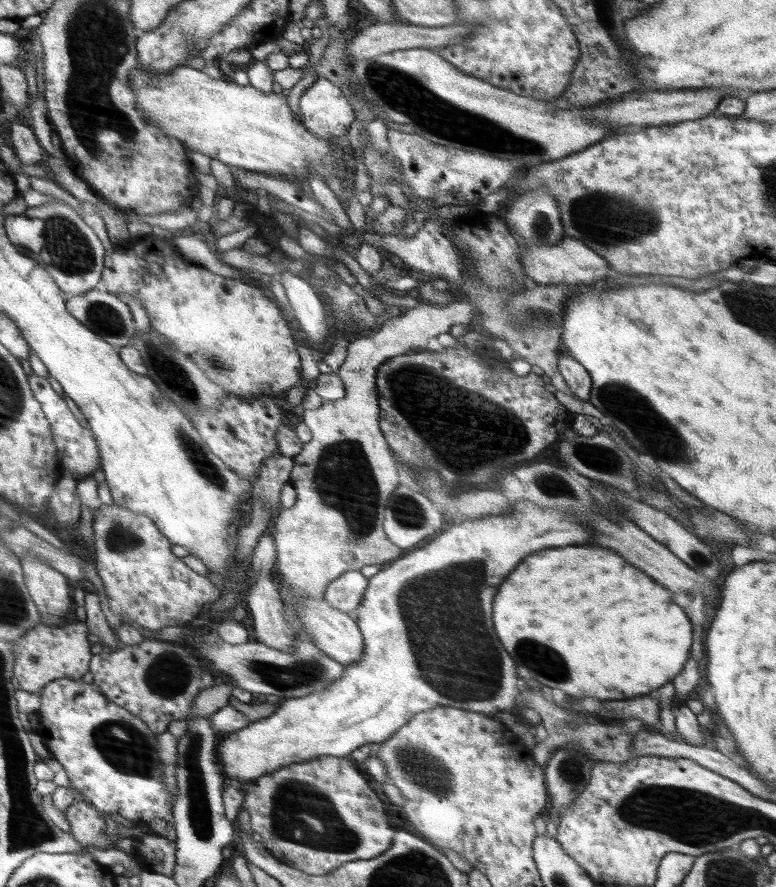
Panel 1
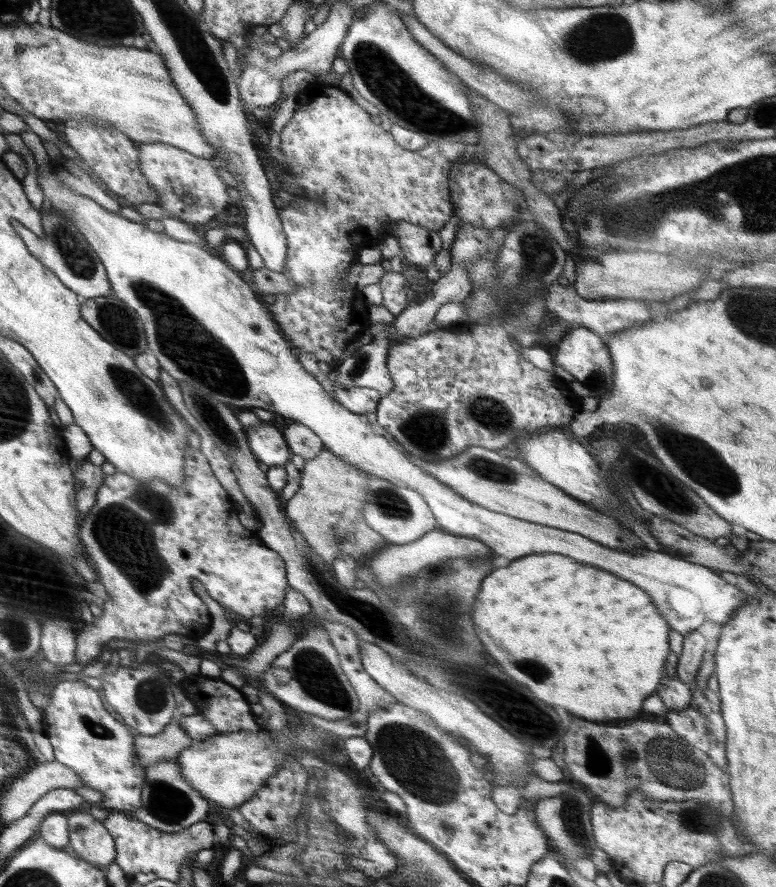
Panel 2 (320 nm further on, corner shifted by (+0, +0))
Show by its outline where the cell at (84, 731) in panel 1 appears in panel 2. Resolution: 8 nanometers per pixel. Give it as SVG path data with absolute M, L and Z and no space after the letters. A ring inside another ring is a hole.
M65 680L56 684L50 693L51 699L43 708L45 732L51 742L56 762L69 766L76 773L85 786L99 790L104 794L102 803L108 810L119 812L135 811L141 805L141 792L145 781L143 764L139 764L136 753L135 739L130 734L130 728L125 722L118 722L110 710L104 708L104 702L97 690L86 686L86 683Z

